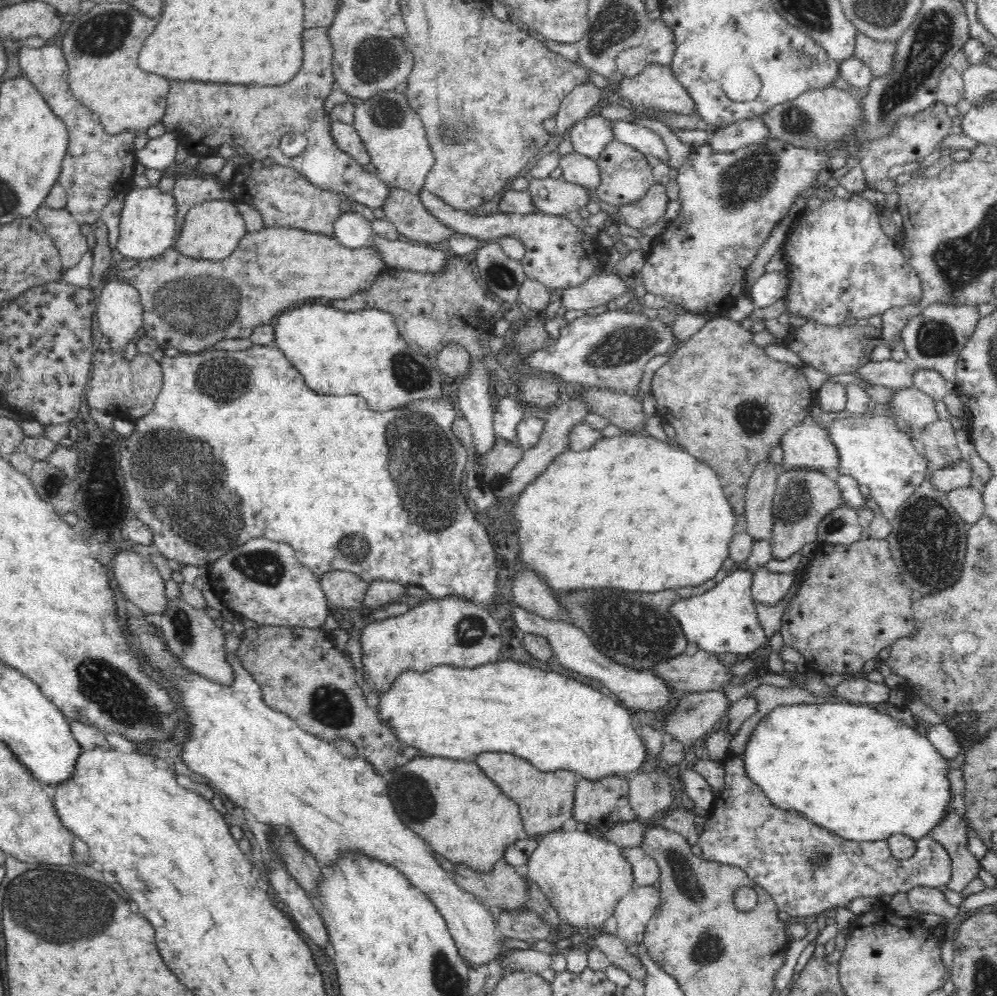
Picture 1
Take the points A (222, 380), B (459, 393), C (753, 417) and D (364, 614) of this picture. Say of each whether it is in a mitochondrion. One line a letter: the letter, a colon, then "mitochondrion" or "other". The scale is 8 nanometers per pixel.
A: mitochondrion
B: other
C: mitochondrion
D: other

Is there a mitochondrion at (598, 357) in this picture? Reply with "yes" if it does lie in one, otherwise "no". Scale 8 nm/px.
yes

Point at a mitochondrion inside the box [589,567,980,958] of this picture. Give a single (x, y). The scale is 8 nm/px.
(682, 870)

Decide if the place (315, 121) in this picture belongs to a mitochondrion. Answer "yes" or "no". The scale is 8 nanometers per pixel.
yes

